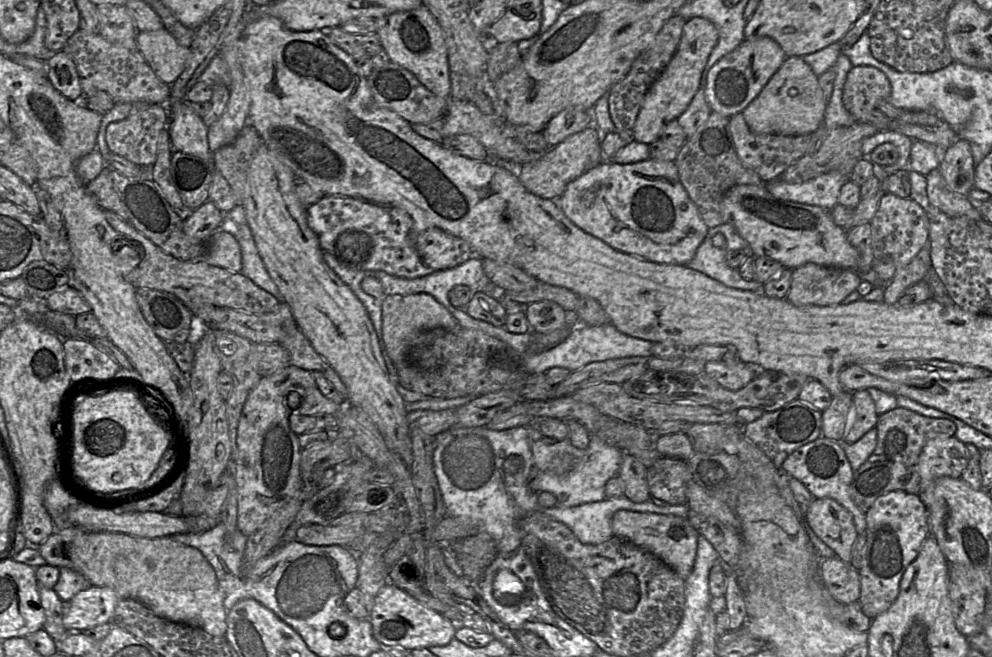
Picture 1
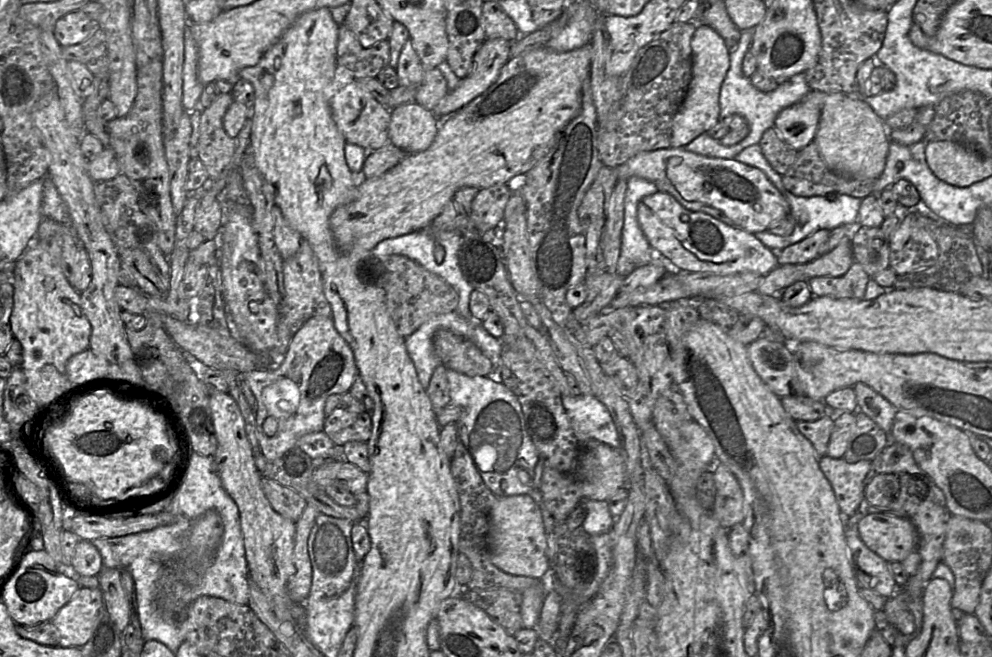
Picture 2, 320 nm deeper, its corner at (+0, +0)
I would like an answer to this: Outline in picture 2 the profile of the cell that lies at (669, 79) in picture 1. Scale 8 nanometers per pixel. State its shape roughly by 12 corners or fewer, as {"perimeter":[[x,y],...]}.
{"perimeter":[[706,23],[691,40],[692,79],[672,148],[720,120],[730,49]]}

